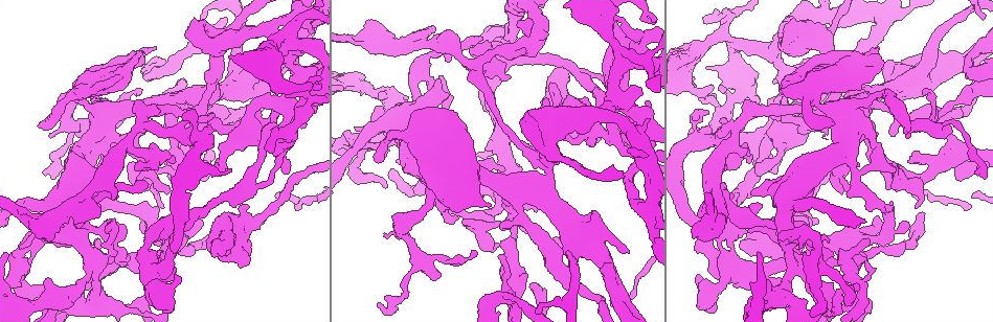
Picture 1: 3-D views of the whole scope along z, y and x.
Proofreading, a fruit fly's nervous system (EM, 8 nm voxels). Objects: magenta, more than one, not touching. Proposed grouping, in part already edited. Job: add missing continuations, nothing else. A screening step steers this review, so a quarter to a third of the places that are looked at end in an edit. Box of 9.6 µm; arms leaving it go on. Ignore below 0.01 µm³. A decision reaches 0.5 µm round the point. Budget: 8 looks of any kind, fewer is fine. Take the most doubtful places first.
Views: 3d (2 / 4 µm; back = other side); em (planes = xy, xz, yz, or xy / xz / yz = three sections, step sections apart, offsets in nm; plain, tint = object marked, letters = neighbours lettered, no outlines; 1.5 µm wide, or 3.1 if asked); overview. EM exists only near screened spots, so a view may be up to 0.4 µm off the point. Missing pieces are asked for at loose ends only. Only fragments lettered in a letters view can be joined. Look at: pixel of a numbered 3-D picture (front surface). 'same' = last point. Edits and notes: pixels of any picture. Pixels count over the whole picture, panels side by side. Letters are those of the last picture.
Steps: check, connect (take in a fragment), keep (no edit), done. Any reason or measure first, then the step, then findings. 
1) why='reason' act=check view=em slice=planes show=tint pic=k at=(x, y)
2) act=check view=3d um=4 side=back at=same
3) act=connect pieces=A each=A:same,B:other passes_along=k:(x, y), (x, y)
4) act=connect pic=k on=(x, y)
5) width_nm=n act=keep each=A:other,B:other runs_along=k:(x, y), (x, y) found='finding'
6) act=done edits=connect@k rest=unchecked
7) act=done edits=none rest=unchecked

why='thick end' act=check view=em slice=planes show=letters pic=1 at=(245, 256)

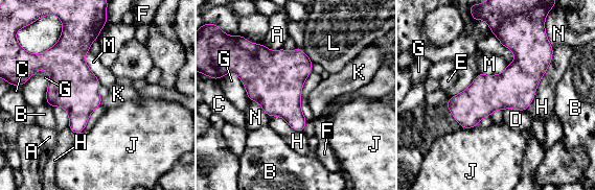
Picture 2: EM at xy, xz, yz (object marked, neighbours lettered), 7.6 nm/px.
width_nm=320 act=keep each=A:other,B:other,C:other,D:other,E:other,F:other,G:other,H:other,J:other,K:other,L:other,M:other,N:other border=2:(103, 98), (100, 104) found='none of them fits'

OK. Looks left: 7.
act=check view=3d um=4 pic=1 at=(440, 77)

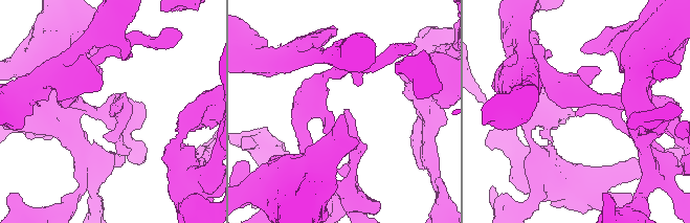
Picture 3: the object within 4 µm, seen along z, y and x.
why='need the tissue' act=check view=em slice=planes show=letters pic=3 at=(110, 113)

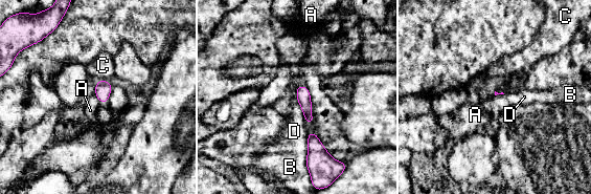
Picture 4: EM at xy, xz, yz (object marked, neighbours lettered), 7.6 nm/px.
longest_contact=D:260nm act=keep each=A:other,B:other,C:other,D:other found='none of them fits'

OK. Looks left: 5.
why='an open end' act=check view=em slice=planes show=letters pic=1 at=(544, 110)

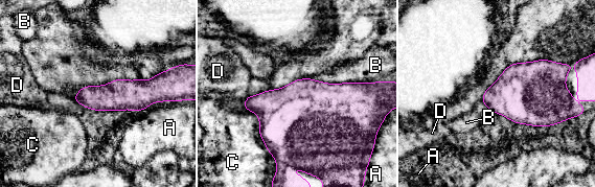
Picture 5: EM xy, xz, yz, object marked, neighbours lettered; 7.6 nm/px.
act=keep each=A:other,B:other,C:other,D:other found='no lettered fragment goes on from it'

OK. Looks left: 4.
act=done edits=none rest=unchecked

